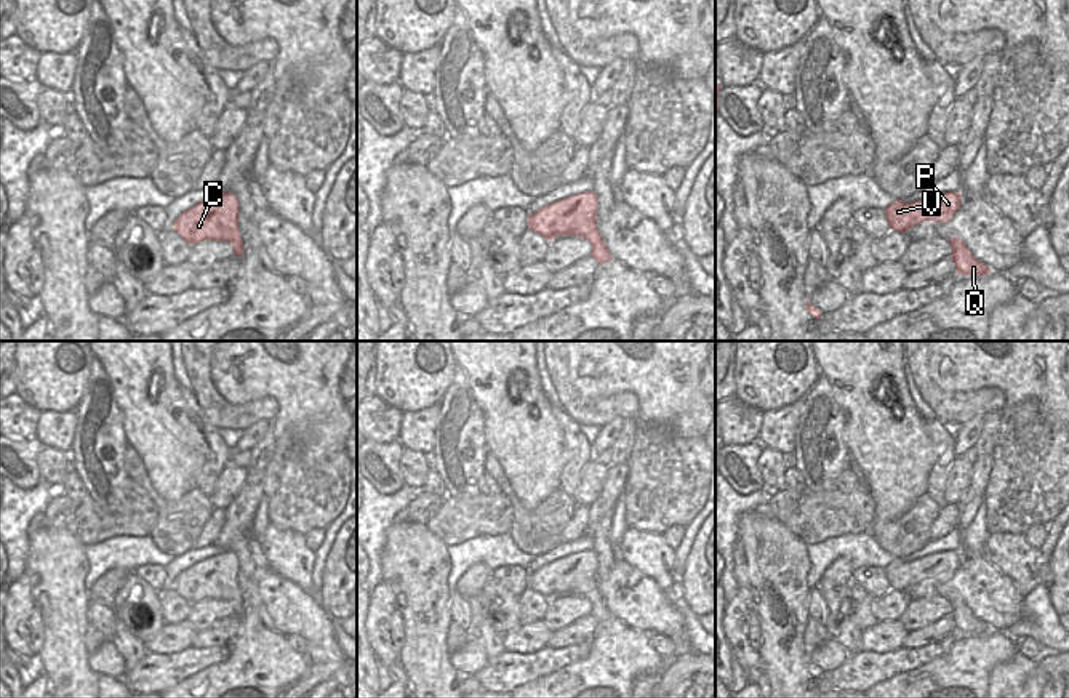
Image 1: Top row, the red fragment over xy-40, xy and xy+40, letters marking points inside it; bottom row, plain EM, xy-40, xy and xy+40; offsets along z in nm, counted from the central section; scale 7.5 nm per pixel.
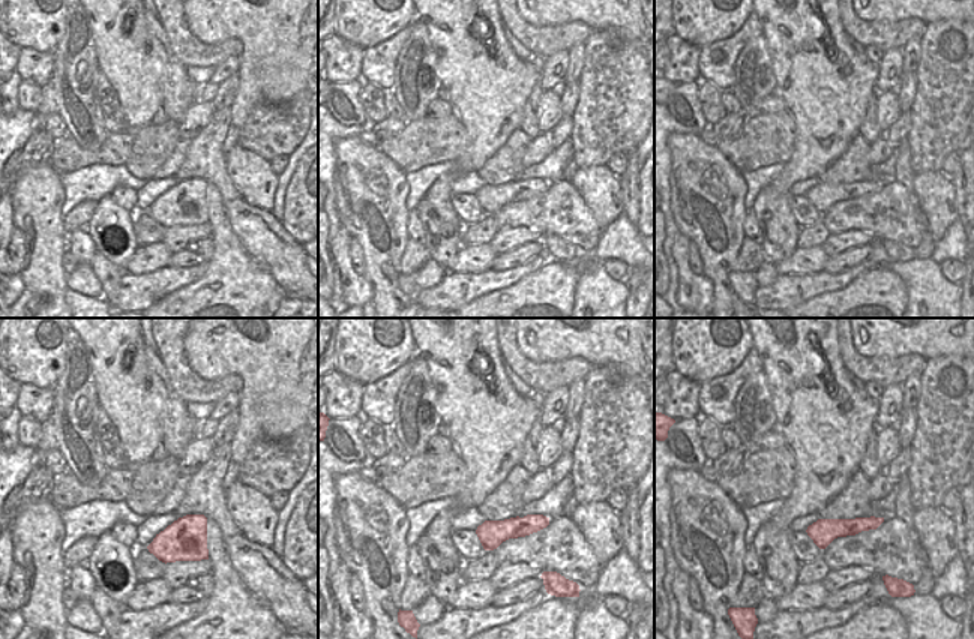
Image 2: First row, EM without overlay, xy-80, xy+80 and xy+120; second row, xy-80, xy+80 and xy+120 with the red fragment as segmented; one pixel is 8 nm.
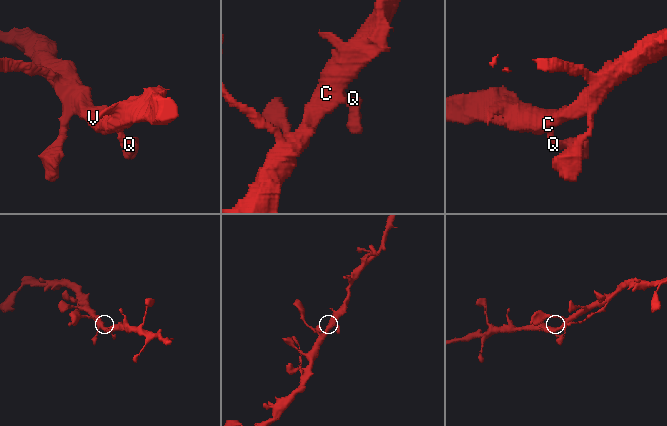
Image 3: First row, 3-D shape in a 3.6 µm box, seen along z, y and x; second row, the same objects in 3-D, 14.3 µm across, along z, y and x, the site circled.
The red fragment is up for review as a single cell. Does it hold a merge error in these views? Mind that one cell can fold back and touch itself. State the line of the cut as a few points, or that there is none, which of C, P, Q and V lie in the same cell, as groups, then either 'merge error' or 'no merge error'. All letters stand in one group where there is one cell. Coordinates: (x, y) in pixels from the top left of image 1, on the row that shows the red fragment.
cut none; groups C P Q V; no merge error

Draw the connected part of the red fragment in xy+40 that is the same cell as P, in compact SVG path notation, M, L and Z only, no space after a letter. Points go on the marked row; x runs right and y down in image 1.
M939 192L911 203L896 199L885 208L885 216L891 231L906 234L923 221L949 223L960 205L959 192Z

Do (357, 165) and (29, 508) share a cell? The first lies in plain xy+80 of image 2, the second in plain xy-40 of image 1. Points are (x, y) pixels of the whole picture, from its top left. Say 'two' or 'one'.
two

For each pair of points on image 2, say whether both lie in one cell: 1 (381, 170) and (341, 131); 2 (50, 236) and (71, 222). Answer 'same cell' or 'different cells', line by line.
1: different cells
2: different cells

